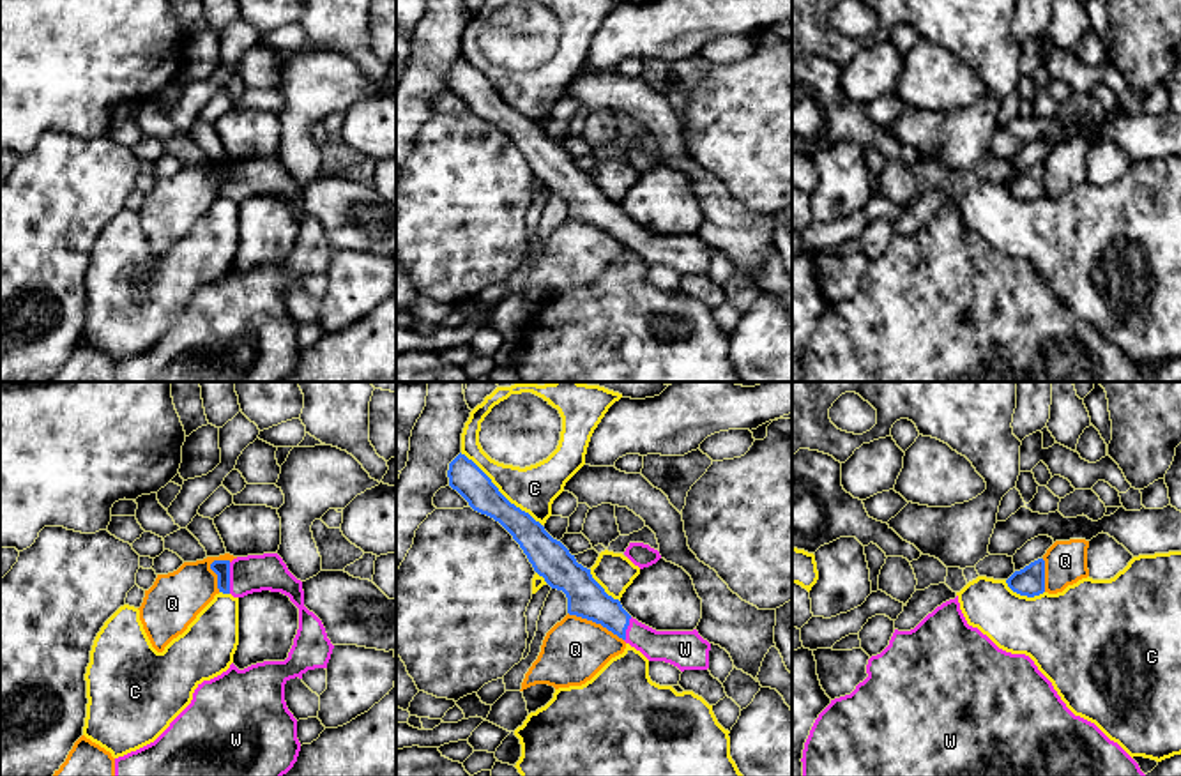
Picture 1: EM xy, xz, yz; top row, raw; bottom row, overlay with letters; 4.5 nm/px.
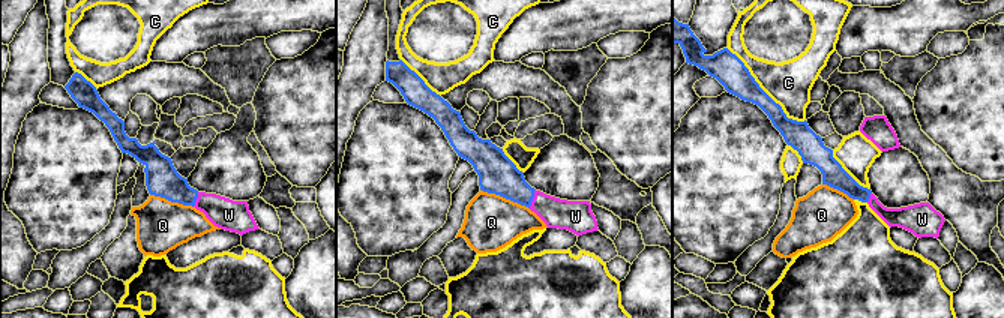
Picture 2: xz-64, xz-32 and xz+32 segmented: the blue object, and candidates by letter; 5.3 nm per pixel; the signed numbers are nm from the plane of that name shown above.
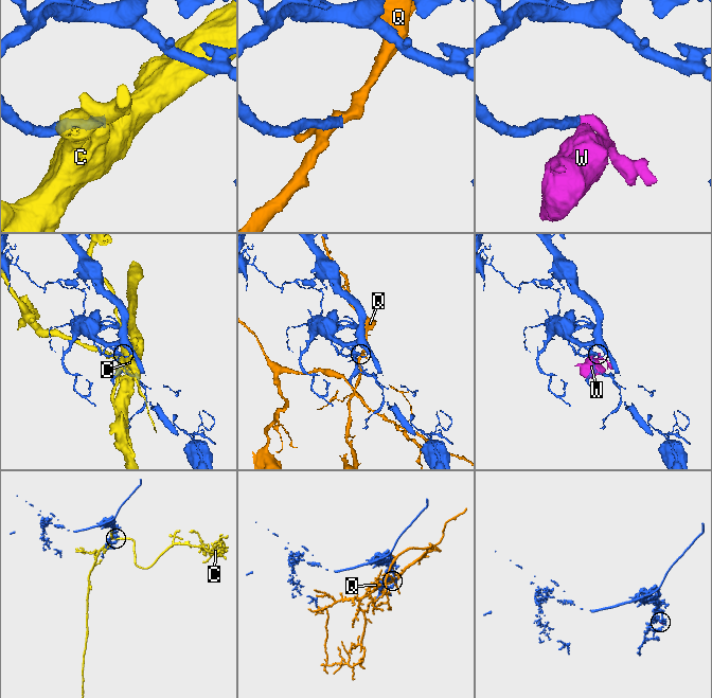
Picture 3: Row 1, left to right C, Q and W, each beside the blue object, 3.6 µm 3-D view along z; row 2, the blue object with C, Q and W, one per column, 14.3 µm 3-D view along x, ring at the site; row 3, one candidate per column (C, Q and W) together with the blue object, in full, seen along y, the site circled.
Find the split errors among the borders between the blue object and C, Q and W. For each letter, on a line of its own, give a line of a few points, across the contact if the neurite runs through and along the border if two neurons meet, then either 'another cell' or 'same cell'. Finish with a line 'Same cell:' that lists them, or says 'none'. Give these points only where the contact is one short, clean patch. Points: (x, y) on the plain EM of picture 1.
C: another cell
Q: another cell
W: line xy (221, 172), (228, 182), (253, 177); same cell
Same cell: W

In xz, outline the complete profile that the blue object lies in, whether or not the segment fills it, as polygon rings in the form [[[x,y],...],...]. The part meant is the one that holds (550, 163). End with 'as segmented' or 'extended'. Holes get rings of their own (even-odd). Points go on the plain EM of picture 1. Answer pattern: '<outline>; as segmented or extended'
[[[458,58],[447,74],[449,90],[469,110],[499,126],[520,148],[534,175],[568,202],[568,217],[601,228],[626,247],[640,255],[649,265],[665,265],[684,274],[707,274],[711,247],[697,233],[656,235],[633,223],[592,182],[590,173],[576,166],[575,159],[529,117],[511,108],[491,83],[465,58]]]; extended

